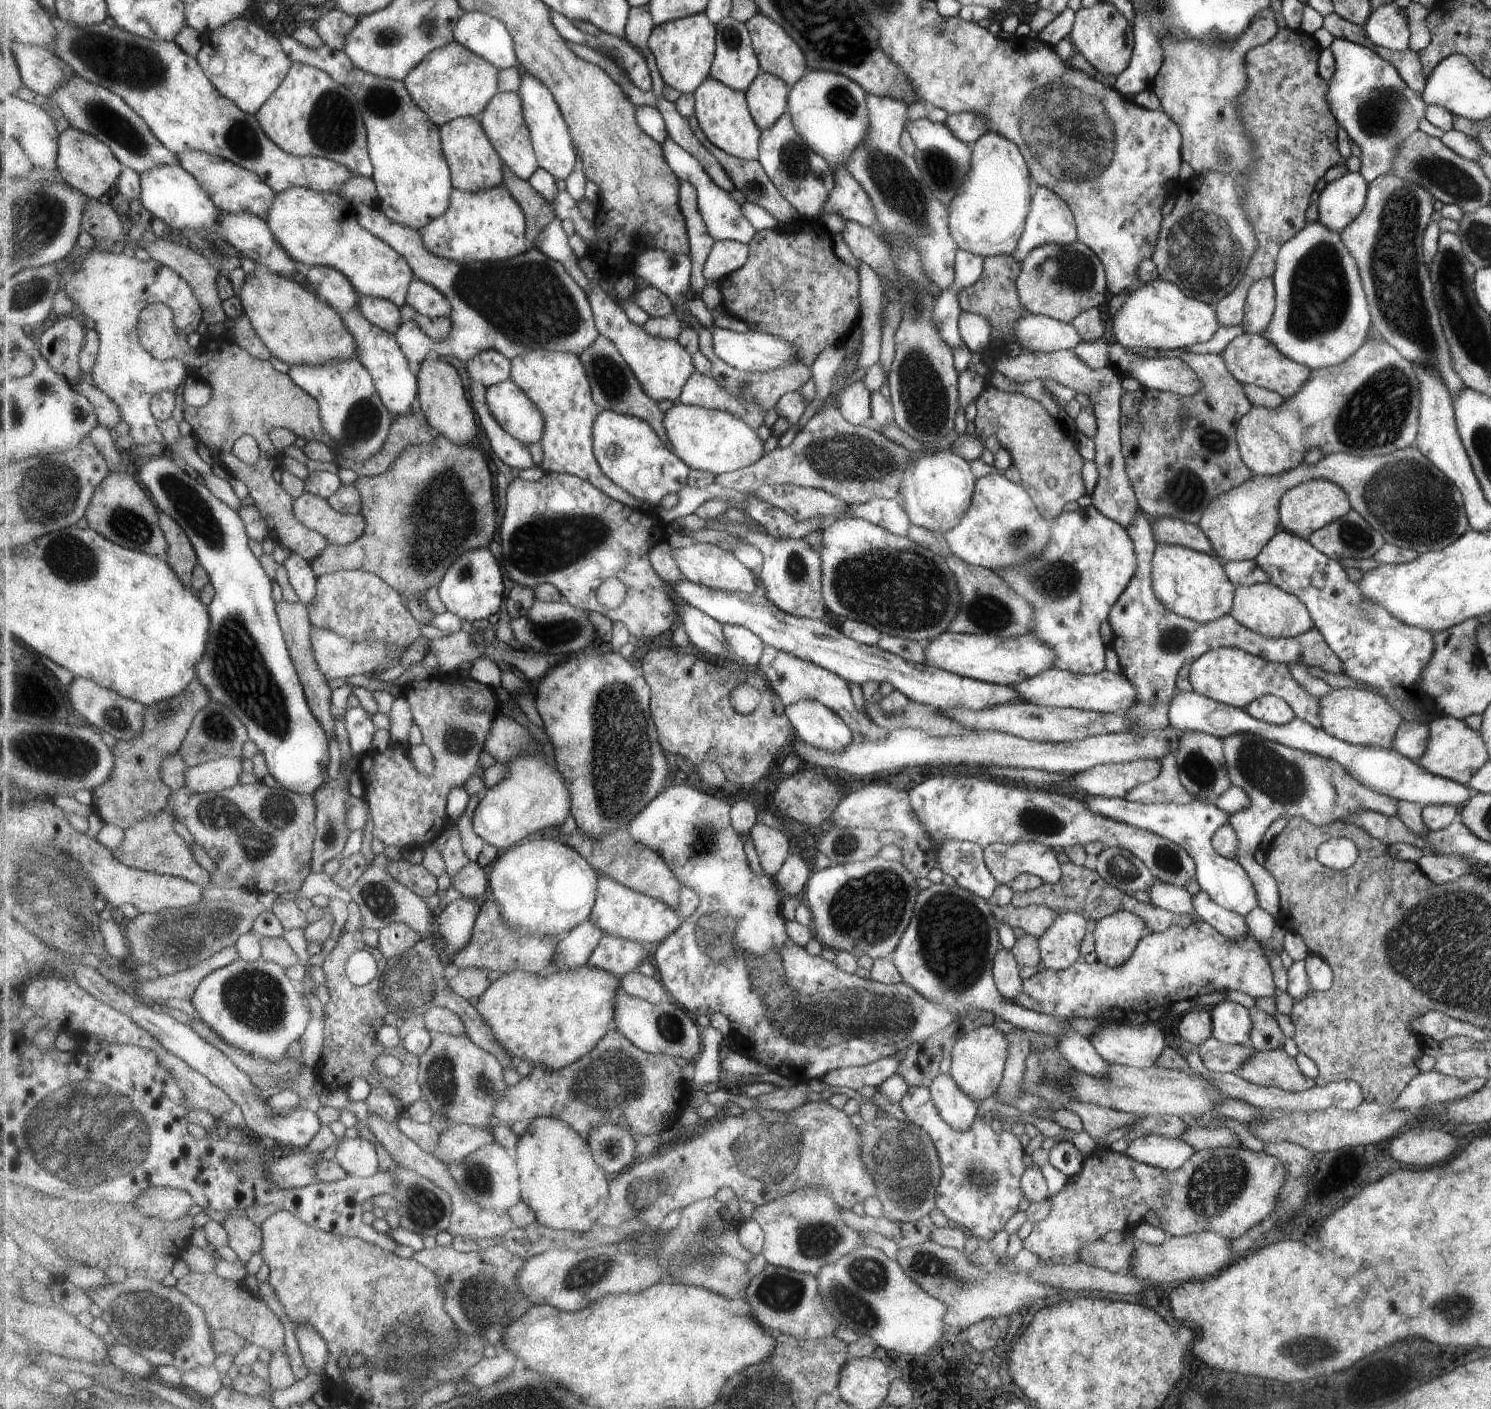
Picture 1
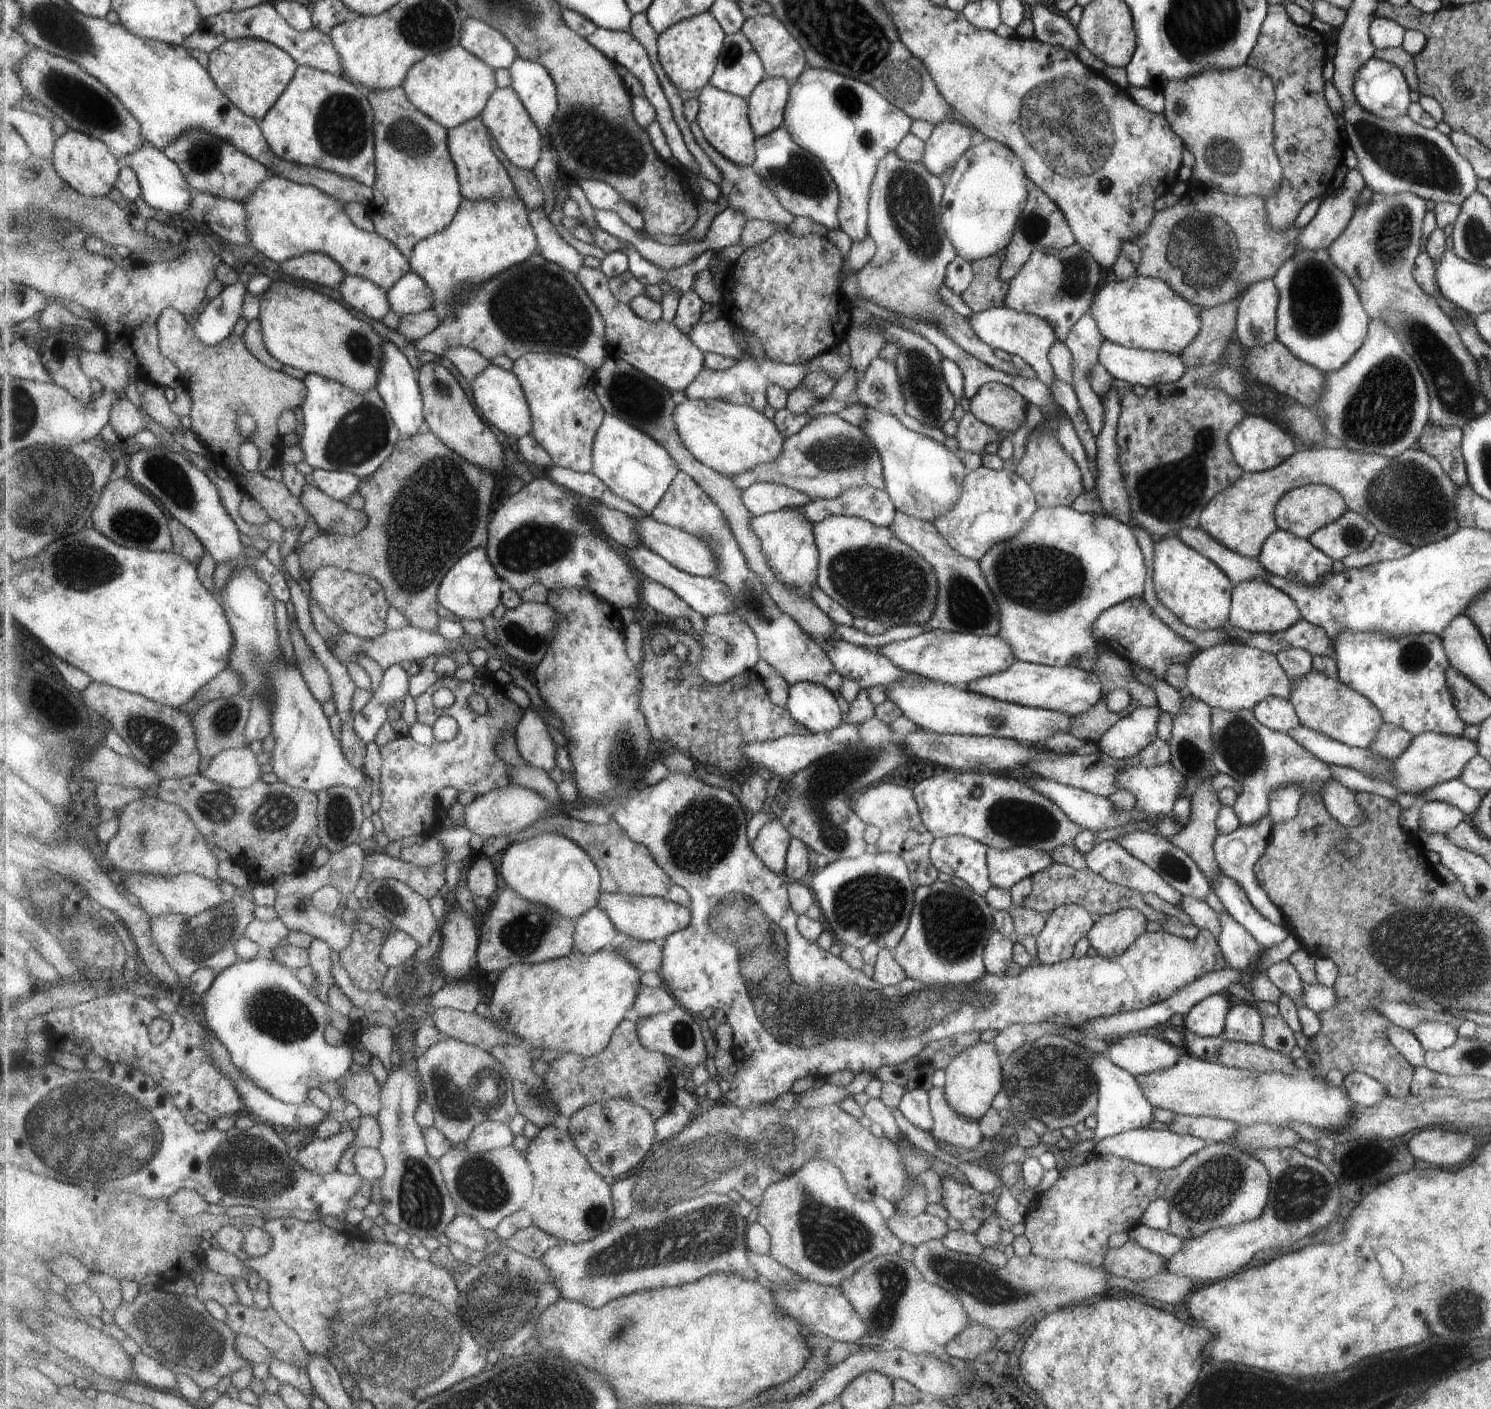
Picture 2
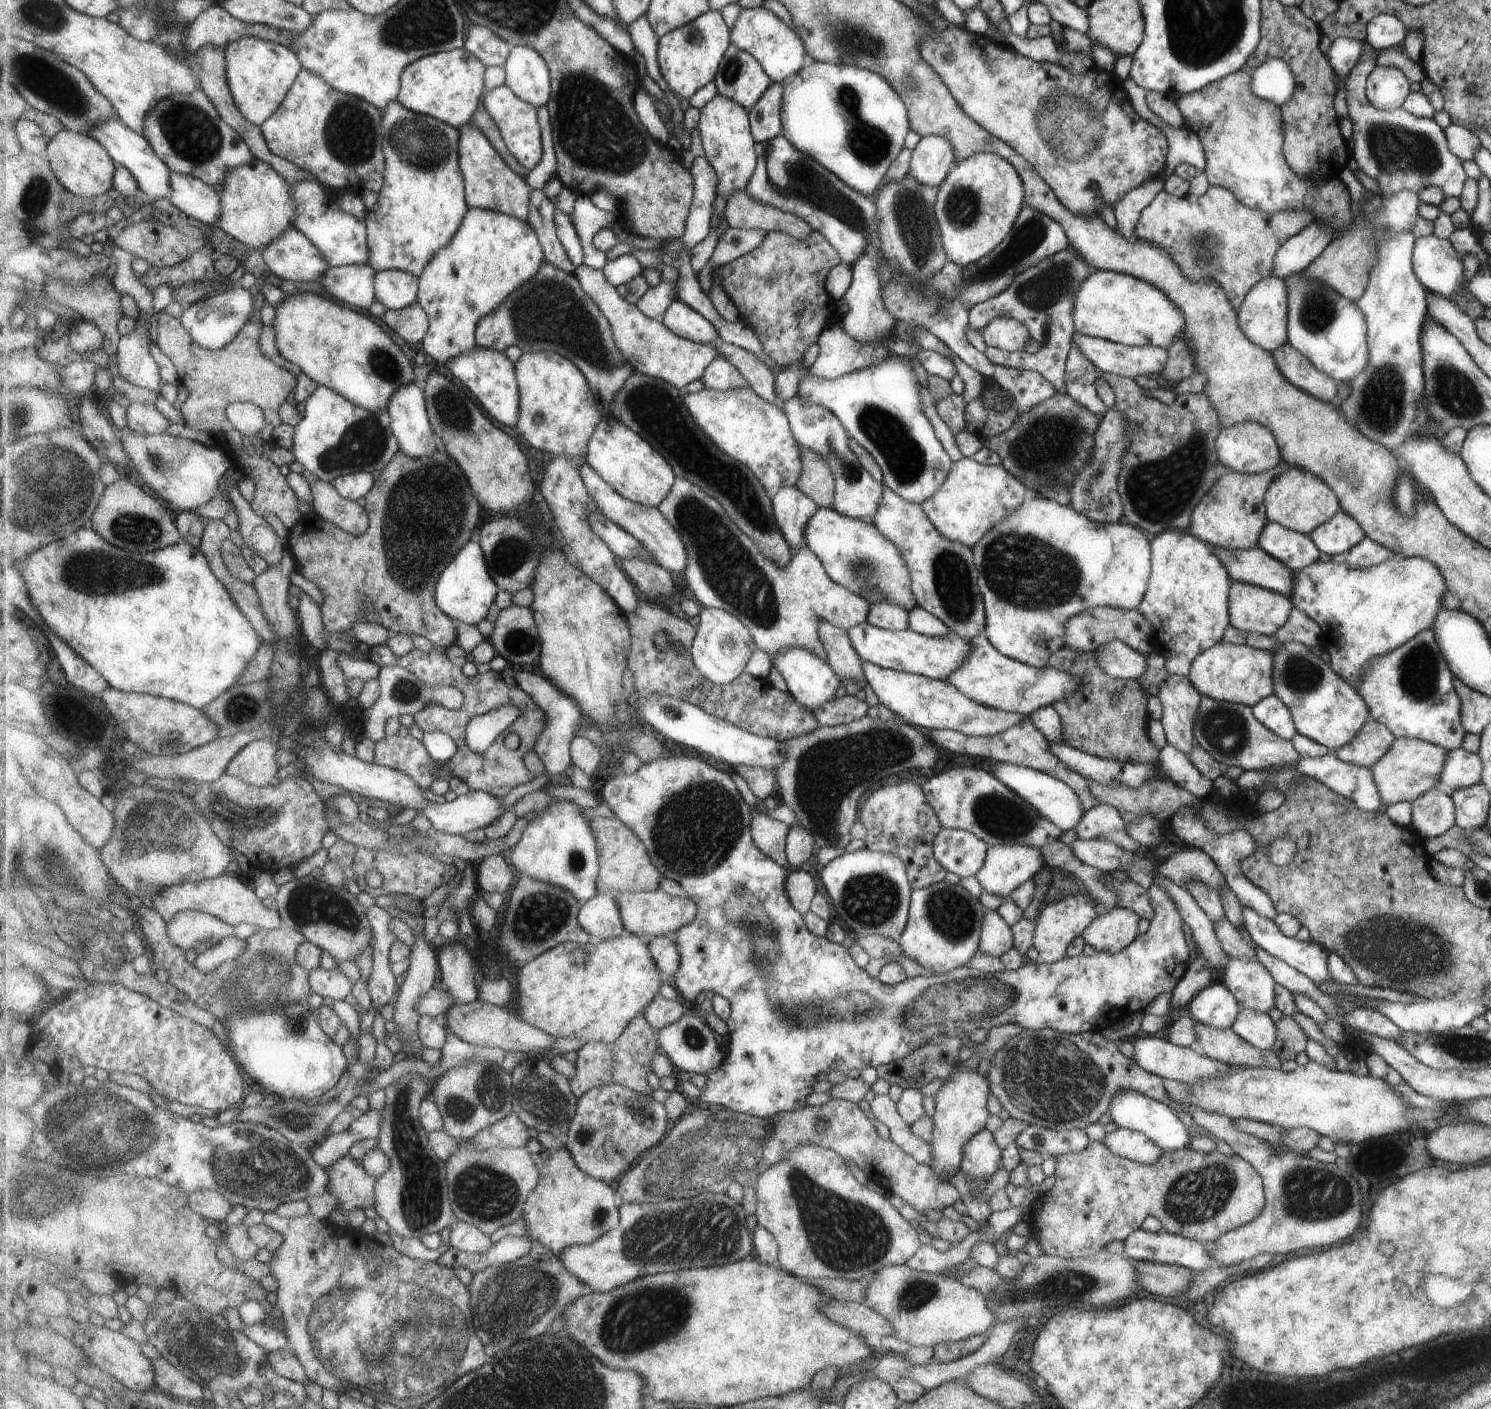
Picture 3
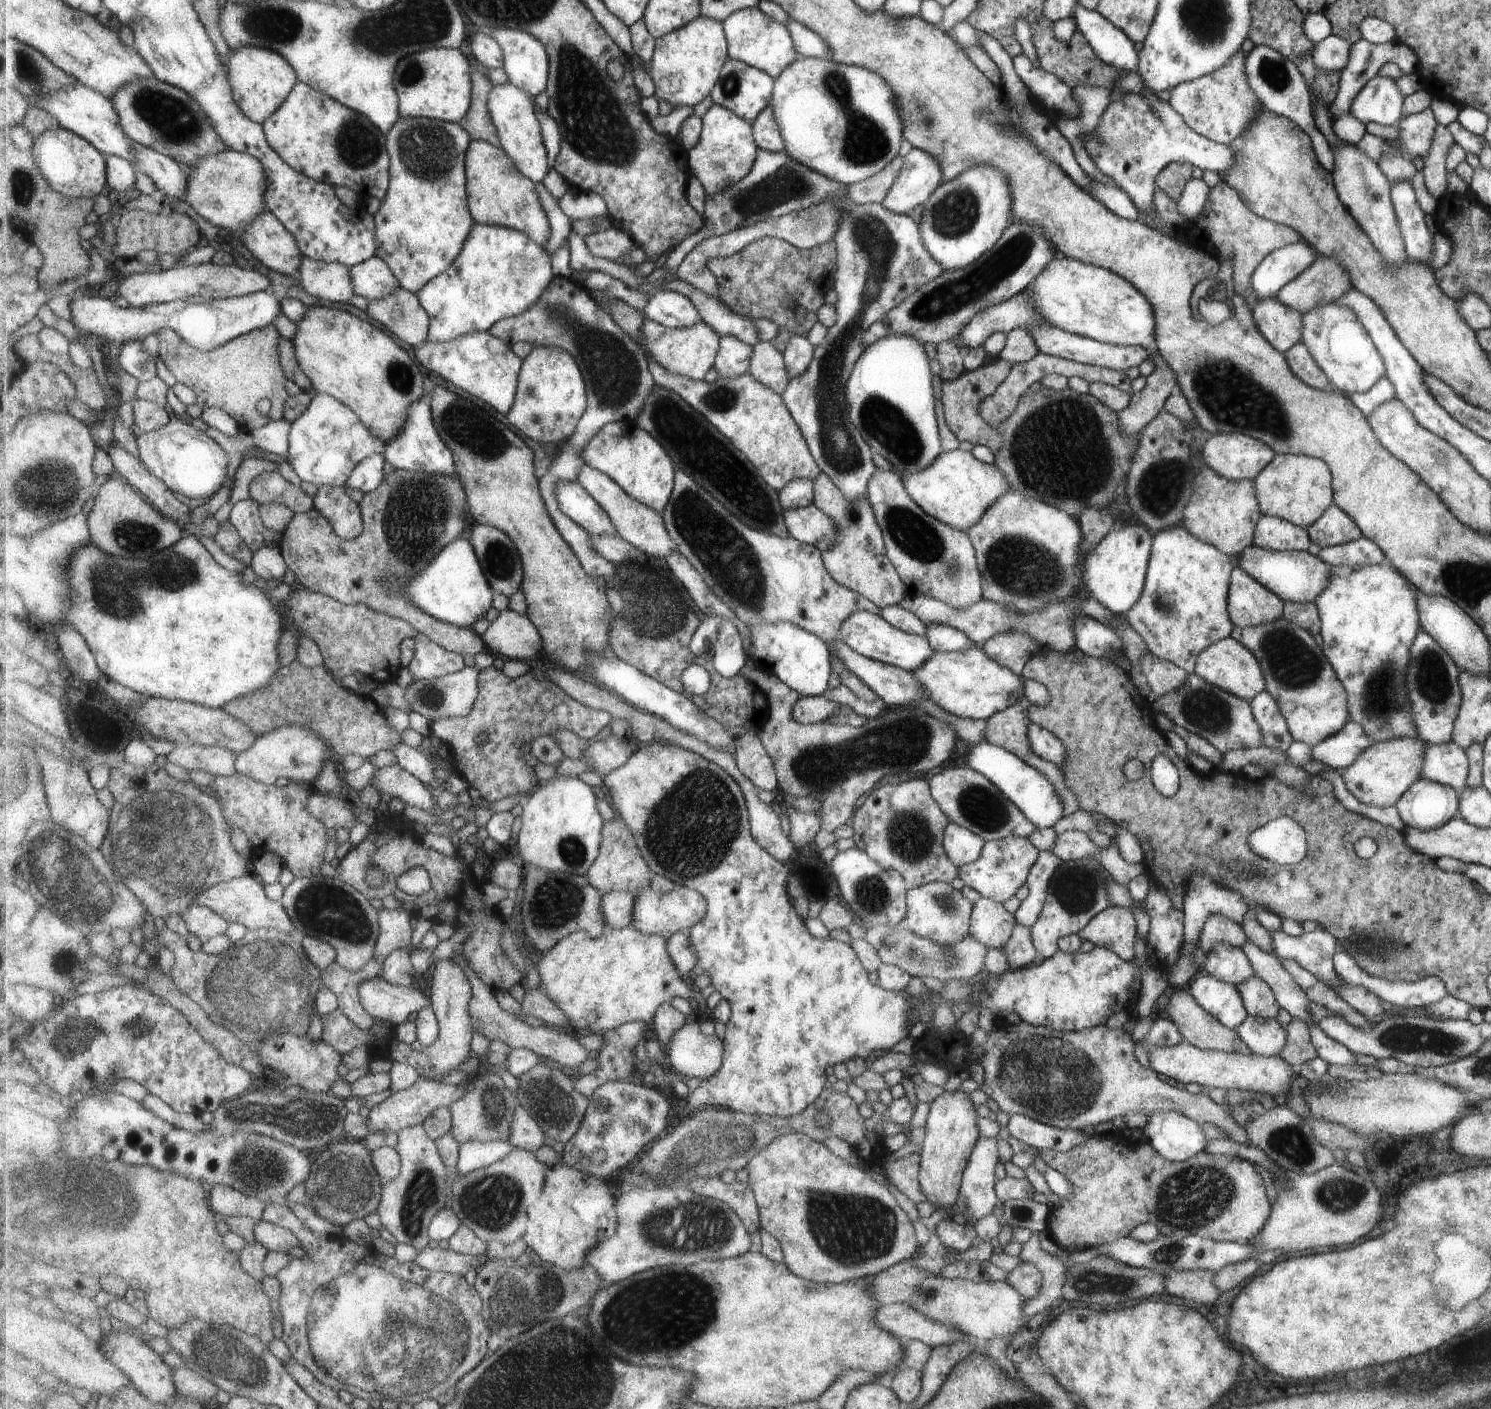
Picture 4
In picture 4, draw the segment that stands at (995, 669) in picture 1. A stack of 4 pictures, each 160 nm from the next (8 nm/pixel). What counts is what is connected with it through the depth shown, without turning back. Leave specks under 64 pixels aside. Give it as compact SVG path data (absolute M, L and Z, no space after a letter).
M863 610L849 614L837 634L844 644L847 644L853 652L857 652L860 656L891 664L907 671L919 668L927 660L927 656L934 652L924 636L919 637L902 632L900 629L893 628L891 624L887 624L880 615Z

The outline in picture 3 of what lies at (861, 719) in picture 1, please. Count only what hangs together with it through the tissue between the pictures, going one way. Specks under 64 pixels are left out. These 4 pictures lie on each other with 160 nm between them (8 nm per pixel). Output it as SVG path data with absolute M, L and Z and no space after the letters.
M676 477L671 492L658 507L673 523L677 532L680 532L688 548L688 567L681 578L685 578L704 607L723 609L738 616L751 631L758 648L766 652L771 661L792 648L801 647L826 662L826 650L818 636L818 622L827 621L848 631L867 618L870 602L835 584L811 549L805 546L793 550L792 561L781 568L768 559L757 543L737 526L720 500L708 495L700 486L685 477Z

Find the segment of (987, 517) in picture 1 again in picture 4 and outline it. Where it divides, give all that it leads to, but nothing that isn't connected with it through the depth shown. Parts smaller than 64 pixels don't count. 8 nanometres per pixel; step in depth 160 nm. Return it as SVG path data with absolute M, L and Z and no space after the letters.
M959 449L942 451L935 456L933 462L929 462L929 466L900 479L909 497L928 516L943 522L945 526L957 528L965 533L967 528L971 528L977 520L981 519L981 514L987 510L989 504L993 504L1003 492L1010 490L999 468L995 468L994 464L983 464L975 460L970 452Z

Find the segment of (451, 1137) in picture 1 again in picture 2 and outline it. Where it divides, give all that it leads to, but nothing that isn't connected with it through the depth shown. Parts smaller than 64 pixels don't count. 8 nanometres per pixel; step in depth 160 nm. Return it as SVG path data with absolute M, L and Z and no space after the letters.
M485 1121L479 1123L462 1147L471 1153L484 1153L509 1146L516 1137L505 1122Z

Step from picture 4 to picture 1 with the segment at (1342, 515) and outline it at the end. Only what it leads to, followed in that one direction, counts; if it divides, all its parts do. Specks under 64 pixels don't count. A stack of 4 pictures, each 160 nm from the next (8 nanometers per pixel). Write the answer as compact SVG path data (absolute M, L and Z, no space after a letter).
M1353 510L1313 531L1307 540L1313 548L1336 561L1368 559L1385 543L1381 533Z

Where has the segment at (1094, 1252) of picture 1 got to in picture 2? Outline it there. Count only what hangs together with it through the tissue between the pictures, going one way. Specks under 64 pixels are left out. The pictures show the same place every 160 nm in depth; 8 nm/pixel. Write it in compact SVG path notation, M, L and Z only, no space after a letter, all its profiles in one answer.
M1128 1238L1119 1247L1107 1247L1100 1266L1109 1275L1138 1281L1164 1270L1165 1263L1165 1258L1149 1252L1145 1247Z

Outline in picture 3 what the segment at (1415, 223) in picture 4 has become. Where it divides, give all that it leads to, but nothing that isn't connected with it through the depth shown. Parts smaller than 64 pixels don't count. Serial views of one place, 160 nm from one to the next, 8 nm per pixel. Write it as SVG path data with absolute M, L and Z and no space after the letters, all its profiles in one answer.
M1433 234L1416 238L1412 250L1412 268L1417 280L1427 291L1451 299L1464 282L1464 266L1449 239L1438 239Z

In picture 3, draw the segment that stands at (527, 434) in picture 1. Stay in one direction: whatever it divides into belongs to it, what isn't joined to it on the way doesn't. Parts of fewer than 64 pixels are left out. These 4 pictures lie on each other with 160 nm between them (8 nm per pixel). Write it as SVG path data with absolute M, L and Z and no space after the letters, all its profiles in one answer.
M477 346L468 355L461 355L459 359L452 360L445 366L473 392L478 402L489 412L489 416L515 434L514 429L520 419L520 384L516 373L516 363L509 360L505 352Z

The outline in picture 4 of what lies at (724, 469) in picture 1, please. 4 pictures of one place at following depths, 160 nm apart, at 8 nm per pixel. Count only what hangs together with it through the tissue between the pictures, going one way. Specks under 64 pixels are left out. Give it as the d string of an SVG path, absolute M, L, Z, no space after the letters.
M649 356L651 373L658 386L677 392L685 402L700 414L707 416L713 424L729 438L756 466L765 481L777 491L786 488L793 480L807 478L815 480L820 469L809 453L803 430L793 418L783 394L775 392L767 384L759 382L753 374L727 378L720 376L707 383L692 380L681 374L669 372L653 356Z

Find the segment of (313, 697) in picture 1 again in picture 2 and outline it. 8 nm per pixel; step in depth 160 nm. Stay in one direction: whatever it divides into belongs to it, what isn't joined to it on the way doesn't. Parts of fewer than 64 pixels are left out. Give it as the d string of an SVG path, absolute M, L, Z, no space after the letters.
M294 616L291 620L290 632L296 650L297 665L316 699L322 703L327 702L334 698L331 673L324 667L313 647L307 642L306 636L298 625L297 618Z

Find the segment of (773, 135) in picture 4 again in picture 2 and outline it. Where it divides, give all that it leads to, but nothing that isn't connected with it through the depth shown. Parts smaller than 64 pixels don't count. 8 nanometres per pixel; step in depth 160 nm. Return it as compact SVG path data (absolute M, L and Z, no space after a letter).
M769 77L760 82L749 98L750 121L756 136L764 137L784 124L792 82Z

